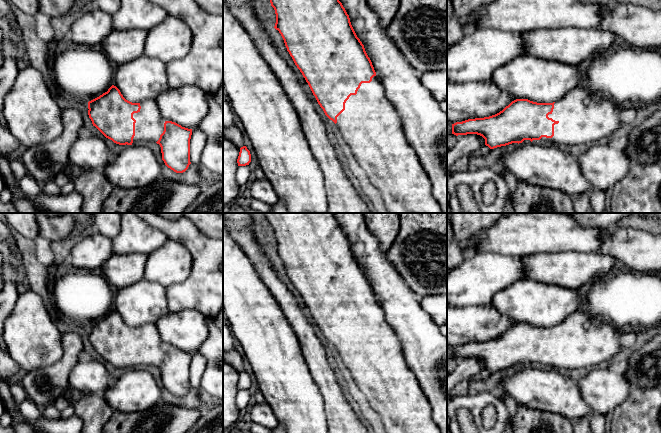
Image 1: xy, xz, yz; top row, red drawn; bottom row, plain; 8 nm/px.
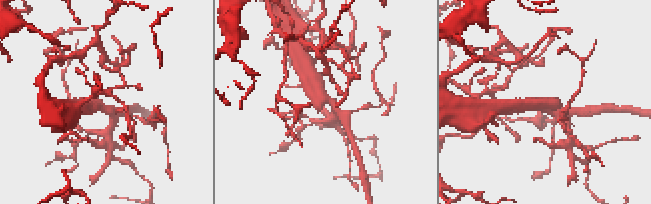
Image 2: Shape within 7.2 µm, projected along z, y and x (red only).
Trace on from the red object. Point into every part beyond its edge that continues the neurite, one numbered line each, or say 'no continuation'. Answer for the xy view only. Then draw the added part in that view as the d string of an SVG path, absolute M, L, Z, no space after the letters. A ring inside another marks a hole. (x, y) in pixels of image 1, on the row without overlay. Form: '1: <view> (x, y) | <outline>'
1: xy (149, 349) | M156 324L141 325L140 330L140 335L133 338L136 344L133 366L156 367L164 355L165 343L160 337Z

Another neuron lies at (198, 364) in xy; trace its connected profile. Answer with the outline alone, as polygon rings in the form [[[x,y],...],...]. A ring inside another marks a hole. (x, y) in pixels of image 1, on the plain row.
[[[198,351],[192,353],[190,363],[190,386],[193,388],[200,387],[200,381],[207,366],[207,359]]]

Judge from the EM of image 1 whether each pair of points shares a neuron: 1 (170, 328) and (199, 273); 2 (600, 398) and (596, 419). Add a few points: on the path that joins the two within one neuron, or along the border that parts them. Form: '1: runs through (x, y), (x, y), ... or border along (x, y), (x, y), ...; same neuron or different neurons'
1: border along (169, 311), (195, 309), (202, 314); different neurons
2: border along (595, 413), (604, 416); different neurons

